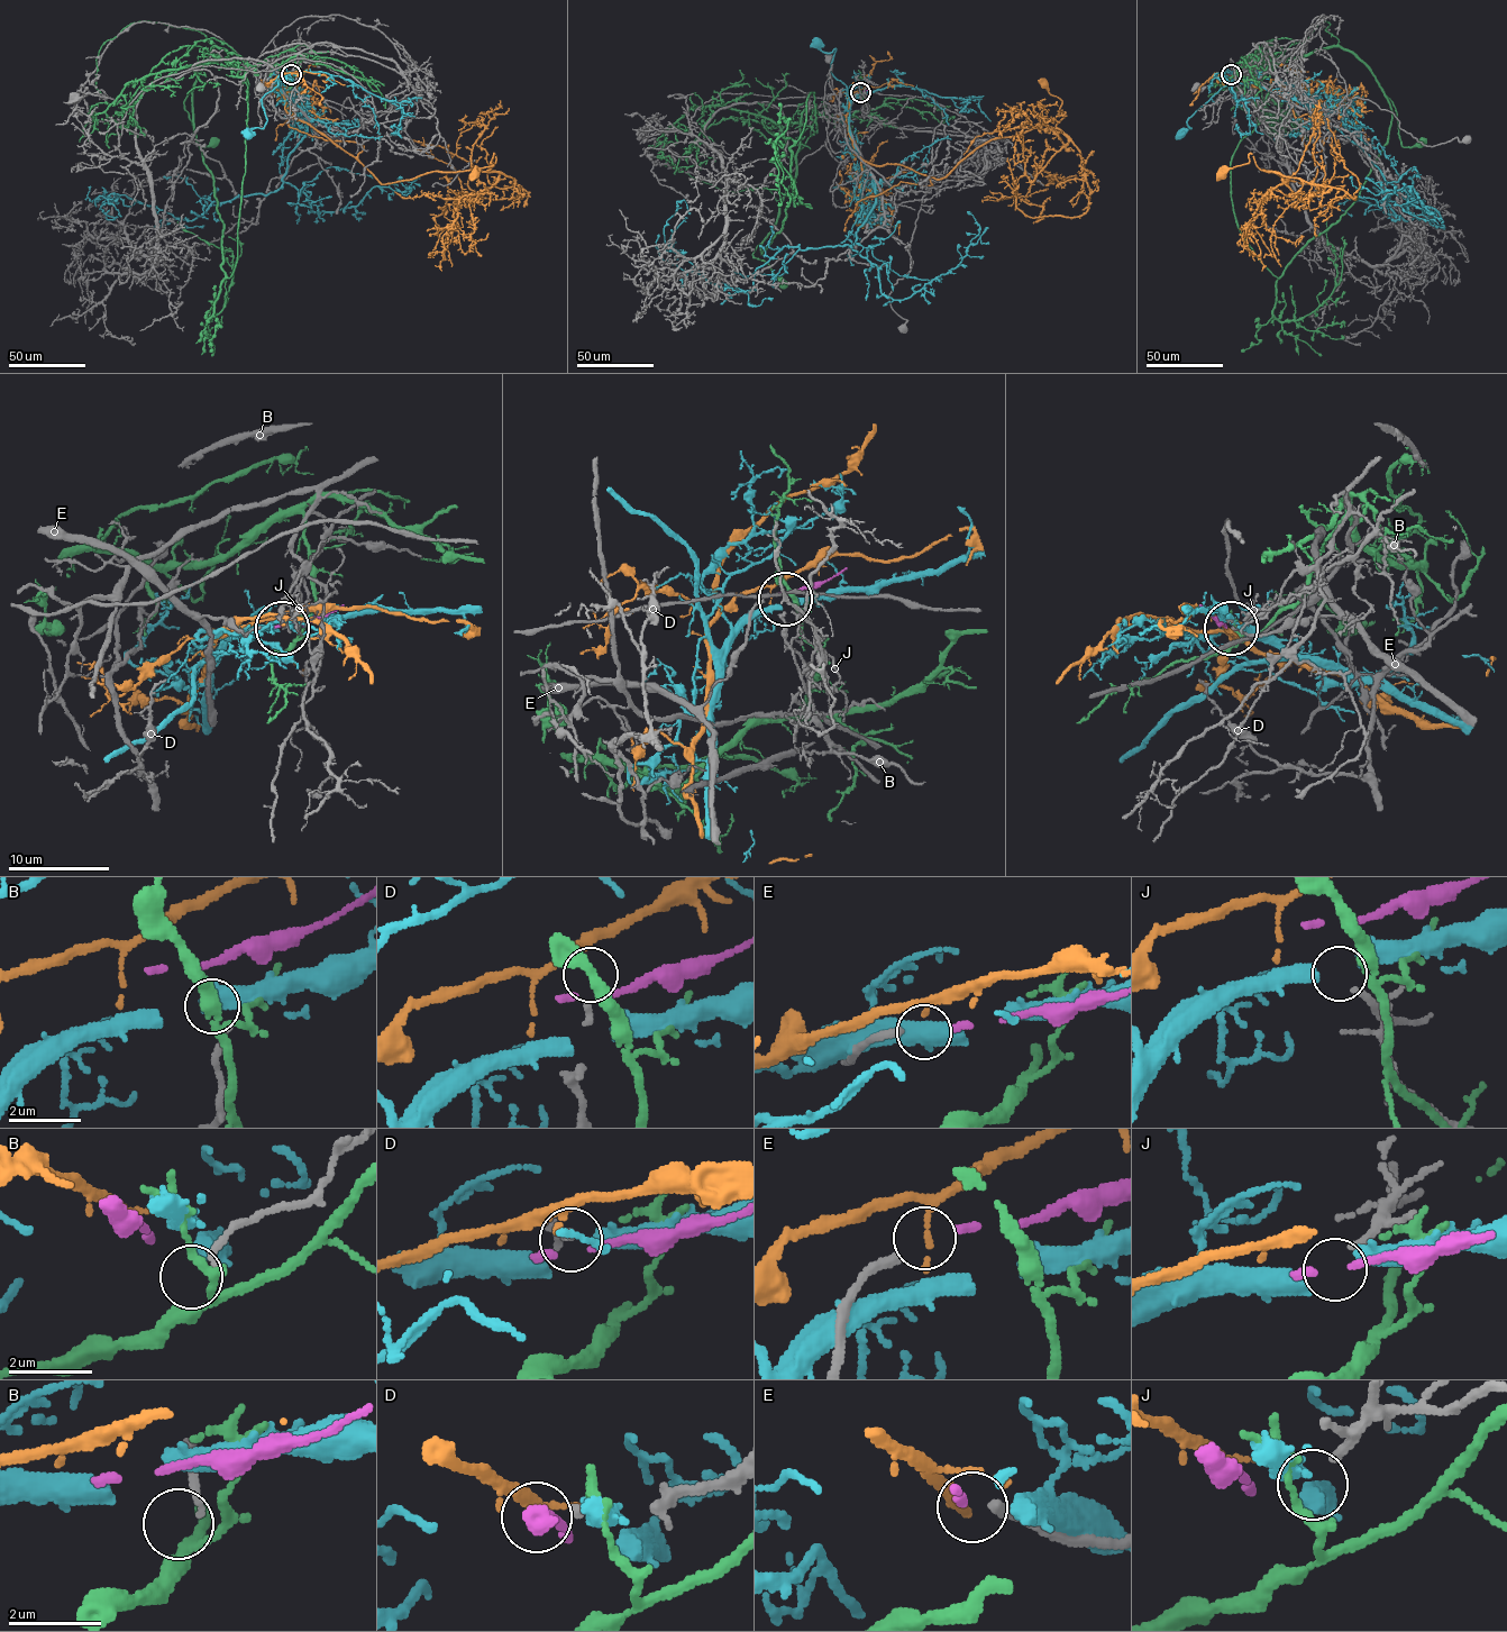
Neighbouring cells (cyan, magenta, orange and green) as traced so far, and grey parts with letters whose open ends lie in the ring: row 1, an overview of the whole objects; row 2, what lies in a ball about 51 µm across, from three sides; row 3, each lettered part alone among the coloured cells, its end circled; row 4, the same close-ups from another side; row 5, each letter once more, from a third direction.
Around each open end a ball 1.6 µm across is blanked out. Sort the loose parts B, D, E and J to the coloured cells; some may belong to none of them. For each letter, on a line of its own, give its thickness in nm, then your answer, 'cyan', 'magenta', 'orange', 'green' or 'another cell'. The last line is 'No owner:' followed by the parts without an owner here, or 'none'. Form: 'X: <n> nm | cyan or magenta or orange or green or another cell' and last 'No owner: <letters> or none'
B: 130 nm | another cell
D: 150 nm | another cell
E: 220 nm | magenta
J: 190 nm | cyan
No owner: B, D

